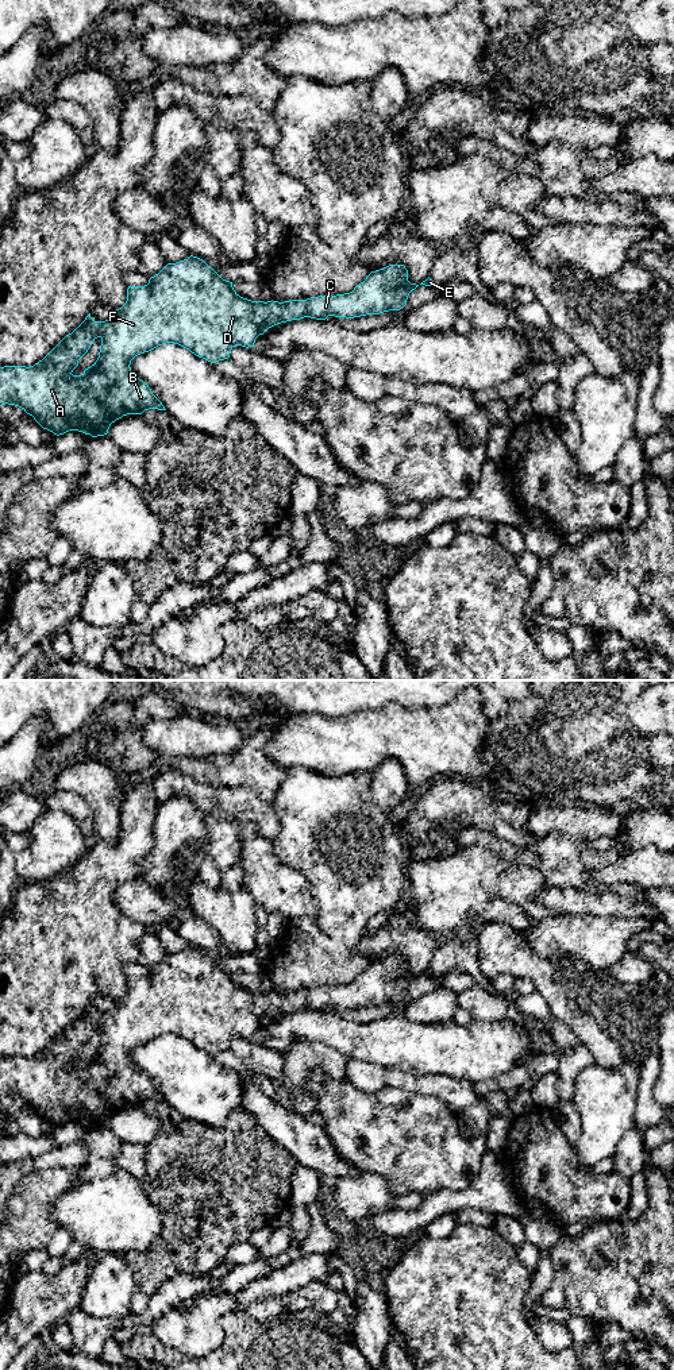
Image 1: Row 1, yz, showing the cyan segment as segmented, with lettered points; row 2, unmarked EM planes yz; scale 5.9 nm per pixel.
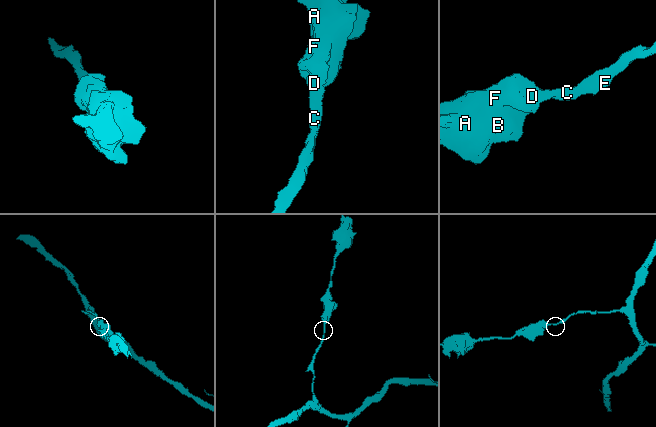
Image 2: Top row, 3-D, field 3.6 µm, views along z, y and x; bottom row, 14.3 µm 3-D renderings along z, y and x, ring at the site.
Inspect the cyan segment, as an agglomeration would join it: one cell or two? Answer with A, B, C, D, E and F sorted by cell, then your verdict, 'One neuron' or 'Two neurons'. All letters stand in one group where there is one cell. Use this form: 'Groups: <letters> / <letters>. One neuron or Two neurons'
Groups: A B C D E F. One neuron

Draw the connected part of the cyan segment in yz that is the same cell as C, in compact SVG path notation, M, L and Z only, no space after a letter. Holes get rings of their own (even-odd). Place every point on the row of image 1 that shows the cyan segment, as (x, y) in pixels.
M190 255L188 259L167 263L145 286L128 286L126 304L116 309L111 320L95 321L90 313L69 335L66 335L42 360L34 366L0 367L0 406L15 405L43 428L59 436L69 431L78 431L92 437L104 436L112 422L127 414L142 414L149 409L166 410L162 402L153 394L147 383L131 371L131 360L158 346L166 343L178 344L199 358L211 363L230 358L235 346L254 347L255 339L269 328L304 317L326 320L328 316L354 319L366 314L380 314L389 310L400 310L407 305L408 296L419 285L408 281L408 270L404 265L389 265L371 271L353 292L336 296L319 296L307 300L292 301L251 301L240 297L232 287L232 282L223 279L203 259ZM100 337L101 346L97 360L81 375L73 375L78 360L88 352L93 341Z

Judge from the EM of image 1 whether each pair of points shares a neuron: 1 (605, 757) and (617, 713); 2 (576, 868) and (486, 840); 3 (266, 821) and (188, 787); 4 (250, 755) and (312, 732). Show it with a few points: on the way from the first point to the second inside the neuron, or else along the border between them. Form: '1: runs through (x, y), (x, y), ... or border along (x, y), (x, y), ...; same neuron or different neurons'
1: runs through (601, 745), (601, 724), (605, 720); same neuron
2: border along (470, 825), (485, 829), (500, 840); different neurons
3: runs through (247, 807), (207, 798); same neuron
4: border along (266, 722), (272, 728), (266, 756), (288, 768); different neurons

